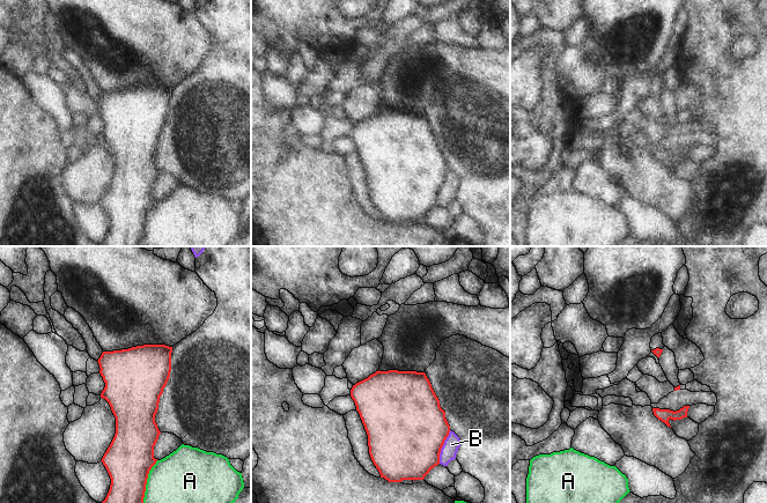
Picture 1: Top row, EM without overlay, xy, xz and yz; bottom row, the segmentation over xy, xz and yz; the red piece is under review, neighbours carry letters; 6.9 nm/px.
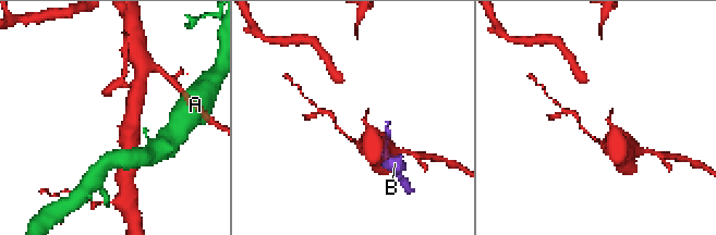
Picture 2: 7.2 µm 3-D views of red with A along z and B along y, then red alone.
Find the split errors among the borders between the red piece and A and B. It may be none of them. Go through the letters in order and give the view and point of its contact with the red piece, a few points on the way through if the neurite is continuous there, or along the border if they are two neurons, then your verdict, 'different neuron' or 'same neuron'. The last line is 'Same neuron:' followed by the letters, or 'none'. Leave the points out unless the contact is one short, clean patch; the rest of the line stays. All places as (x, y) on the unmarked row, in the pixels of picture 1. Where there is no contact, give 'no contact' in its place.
A: contact xy (146, 223); different neuron
B: contact xz (442, 186); different neuron
Same neuron: none

